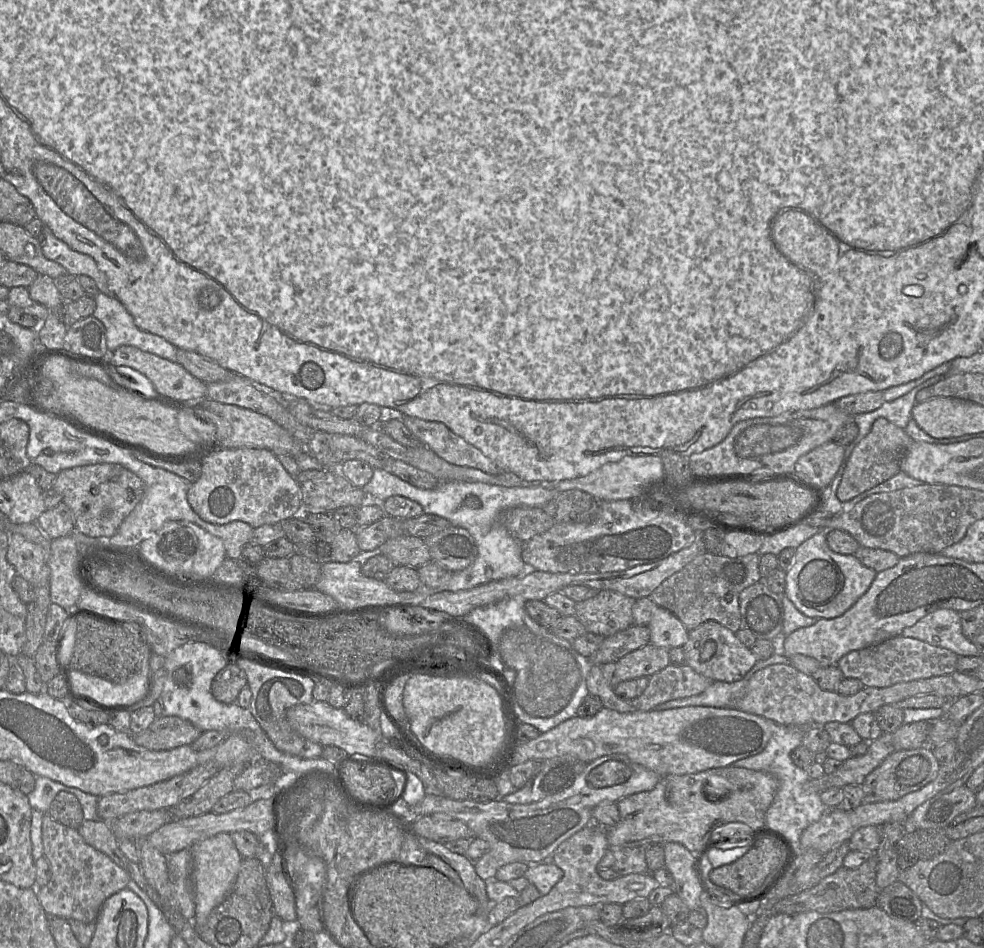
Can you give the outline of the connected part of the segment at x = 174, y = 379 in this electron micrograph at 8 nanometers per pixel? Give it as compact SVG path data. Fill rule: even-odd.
M129 345L118 347L108 359L113 366L126 366L142 373L159 393L193 403L208 399L208 385L179 363Z

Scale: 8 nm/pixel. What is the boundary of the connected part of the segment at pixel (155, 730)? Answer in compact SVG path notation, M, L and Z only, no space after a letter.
M161 716L143 732L133 735L134 741L152 751L165 751L191 745L203 732L178 716Z

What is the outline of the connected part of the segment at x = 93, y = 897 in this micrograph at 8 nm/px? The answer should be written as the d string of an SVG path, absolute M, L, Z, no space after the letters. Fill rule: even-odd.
M48 814L43 817L42 842L52 874L45 886L36 889L36 895L48 916L94 923L105 900L127 888L131 877L124 869L87 844L78 829L67 827Z

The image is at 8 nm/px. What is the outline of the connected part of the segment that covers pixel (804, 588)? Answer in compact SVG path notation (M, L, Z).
M822 530L796 548L794 563L786 572L787 596L804 615L832 619L843 615L870 588L877 573L863 565L854 555L832 551L827 544L830 530Z

